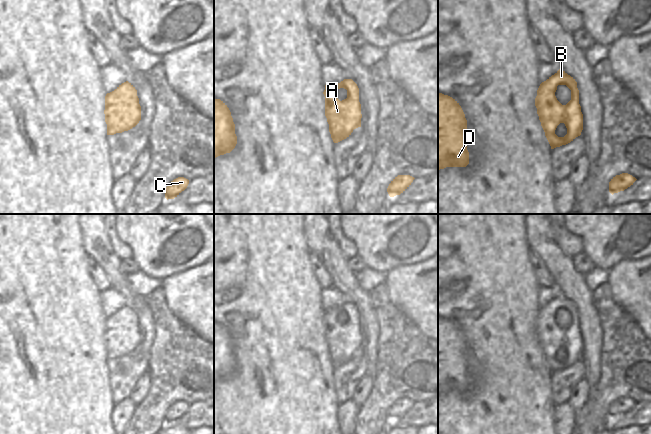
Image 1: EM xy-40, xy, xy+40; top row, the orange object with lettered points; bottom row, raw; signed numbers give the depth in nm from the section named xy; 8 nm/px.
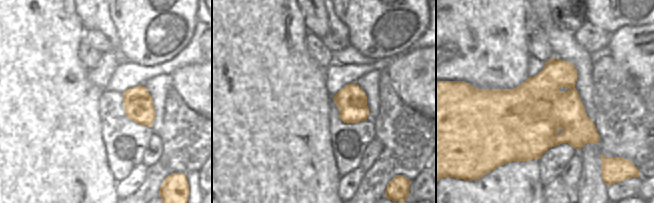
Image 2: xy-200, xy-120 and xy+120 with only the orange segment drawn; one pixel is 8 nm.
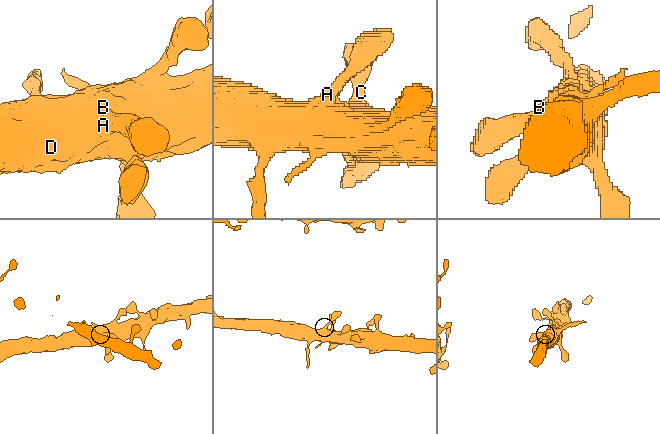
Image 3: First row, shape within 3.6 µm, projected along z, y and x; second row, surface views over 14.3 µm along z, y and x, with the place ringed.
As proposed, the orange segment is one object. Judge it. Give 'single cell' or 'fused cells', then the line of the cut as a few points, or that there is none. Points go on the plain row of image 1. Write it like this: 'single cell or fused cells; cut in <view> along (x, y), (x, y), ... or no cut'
single cell; no cut

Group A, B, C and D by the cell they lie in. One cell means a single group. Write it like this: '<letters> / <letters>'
A B C D

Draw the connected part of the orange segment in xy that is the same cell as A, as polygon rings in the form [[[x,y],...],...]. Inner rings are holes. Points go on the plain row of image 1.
[[[344,303],[334,309],[325,309],[325,340],[329,348],[329,356],[334,367],[338,367],[351,359],[354,353],[361,351],[361,328],[359,312],[352,303]],[[337,314],[347,314],[347,322],[340,325]]]

